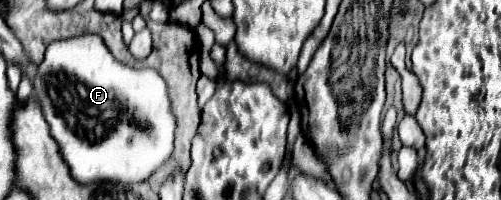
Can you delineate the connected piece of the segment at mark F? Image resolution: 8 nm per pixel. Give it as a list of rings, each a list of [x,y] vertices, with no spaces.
[[[87,33],[51,43],[43,63],[37,69],[33,87],[37,99],[41,101],[43,115],[51,127],[51,135],[63,151],[63,159],[71,167],[71,177],[79,183],[141,183],[149,179],[159,167],[163,167],[173,153],[177,121],[171,111],[163,77],[155,69],[133,69],[119,63],[107,51],[99,35]]]

